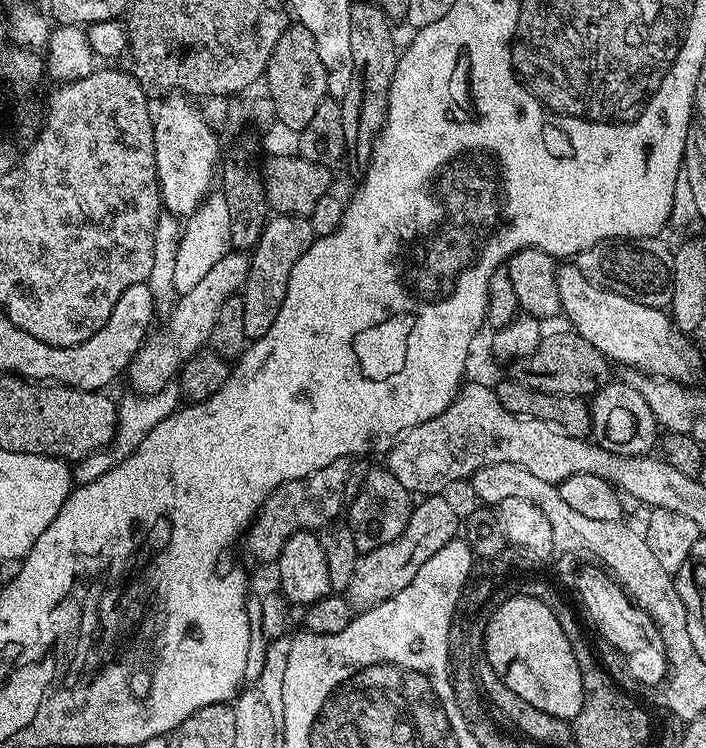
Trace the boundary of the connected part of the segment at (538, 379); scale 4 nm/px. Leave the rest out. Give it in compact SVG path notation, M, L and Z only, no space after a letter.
M565 330L556 334L548 333L540 339L534 354L511 363L509 375L524 386L542 393L588 398L596 394L613 379L613 365L586 339L577 332Z

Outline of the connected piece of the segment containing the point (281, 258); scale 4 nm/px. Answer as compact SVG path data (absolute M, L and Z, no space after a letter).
M273 215L268 225L262 230L262 238L250 252L250 270L242 289L242 319L249 341L262 338L270 326L274 326L274 318L278 318L278 310L282 310L282 298L286 298L286 286L290 282L290 270L294 270L294 262L306 254L314 239L311 219L307 216Z

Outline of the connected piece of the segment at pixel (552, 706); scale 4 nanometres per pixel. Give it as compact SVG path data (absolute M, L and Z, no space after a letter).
M514 595L513 604L500 604L500 612L493 614L493 629L490 638L490 654L493 655L493 665L499 669L500 675L508 680L516 692L525 695L527 700L541 703L547 708L547 713L557 721L575 721L582 710L584 691L582 690L582 670L578 670L578 658L574 658L574 650L570 650L570 641L566 639L558 618L554 618L554 610L546 602L533 596Z

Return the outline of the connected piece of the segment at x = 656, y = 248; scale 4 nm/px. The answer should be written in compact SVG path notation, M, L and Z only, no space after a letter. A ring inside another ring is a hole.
M660 238L642 240L603 240L586 250L582 250L574 258L574 262L598 286L606 290L614 290L614 294L622 294L642 306L667 309L672 303L672 254L673 249L667 248Z

